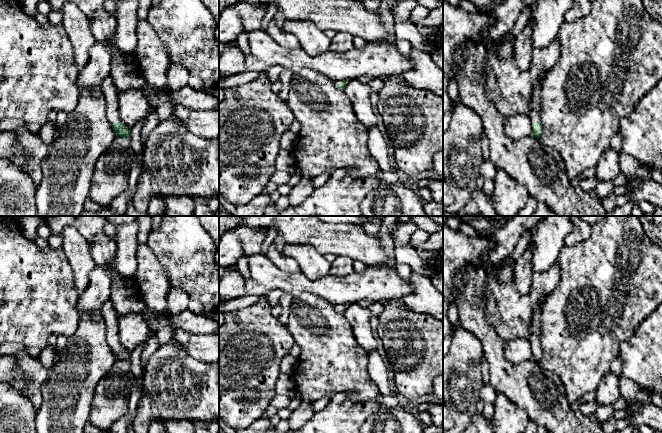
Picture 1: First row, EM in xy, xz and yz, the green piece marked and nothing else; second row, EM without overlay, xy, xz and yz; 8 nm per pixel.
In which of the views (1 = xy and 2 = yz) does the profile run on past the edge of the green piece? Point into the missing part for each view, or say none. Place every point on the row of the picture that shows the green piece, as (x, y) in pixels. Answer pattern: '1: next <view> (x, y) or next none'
1: next xy (110, 91)
2: next yz (535, 101)

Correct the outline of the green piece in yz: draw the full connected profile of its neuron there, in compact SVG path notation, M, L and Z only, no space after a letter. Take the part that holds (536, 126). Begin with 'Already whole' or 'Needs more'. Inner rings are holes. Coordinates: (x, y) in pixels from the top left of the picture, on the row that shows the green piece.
Needs more. M539 84L535 85L530 98L529 118L532 122L532 136L539 138L542 134L542 125L540 122L542 88Z

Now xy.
Needs more. M110 74L102 83L102 91L106 102L106 116L116 134L116 136L126 137L130 139L130 130L121 121L118 114L118 94L113 77Z

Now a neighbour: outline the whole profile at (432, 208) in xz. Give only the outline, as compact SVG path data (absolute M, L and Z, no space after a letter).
M436 201L424 202L425 216L443 216L443 204Z

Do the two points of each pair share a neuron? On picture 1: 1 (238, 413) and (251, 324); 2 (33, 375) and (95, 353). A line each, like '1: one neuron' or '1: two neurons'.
1: one neuron
2: two neurons

